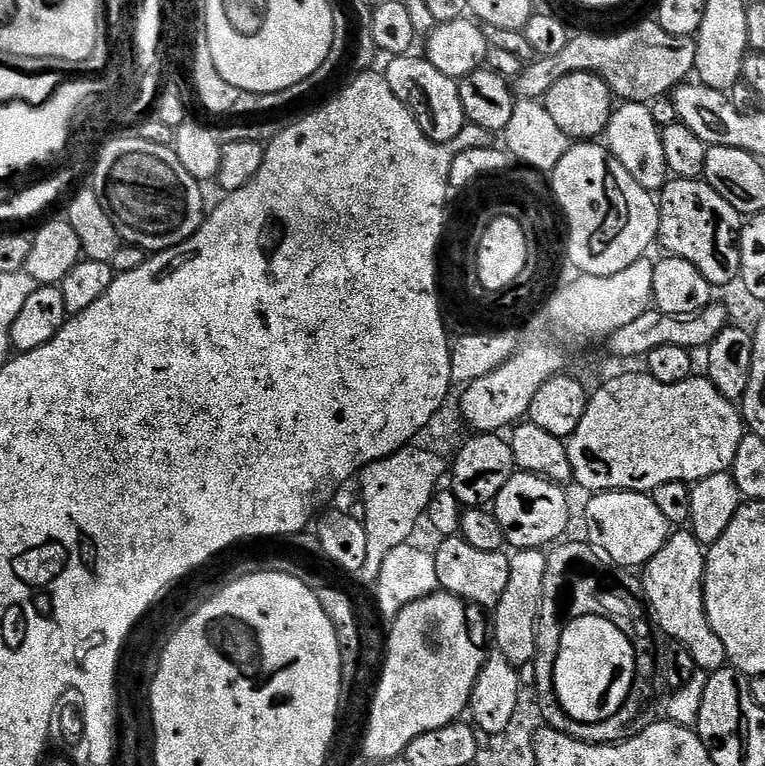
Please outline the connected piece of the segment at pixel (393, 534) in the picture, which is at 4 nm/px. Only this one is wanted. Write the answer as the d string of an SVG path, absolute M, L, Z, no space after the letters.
M405 447L384 460L375 460L359 473L360 492L366 508L363 522L368 535L369 549L387 554L399 544L413 539L415 522L422 513L425 500L429 500L441 487L440 479L445 479L446 464L434 451Z

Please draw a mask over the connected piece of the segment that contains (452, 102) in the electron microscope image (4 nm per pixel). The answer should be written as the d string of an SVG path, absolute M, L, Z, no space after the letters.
M416 55L394 56L382 79L386 87L398 98L398 102L412 111L428 140L433 140L435 144L451 145L452 140L458 139L464 128L466 129L459 83L442 74L442 71L423 55Z

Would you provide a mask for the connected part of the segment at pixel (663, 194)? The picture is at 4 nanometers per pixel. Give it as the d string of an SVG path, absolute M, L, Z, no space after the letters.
M679 178L669 179L668 183L660 189L658 193L658 203L660 206L660 234L659 243L664 243L664 252L682 258L686 262L694 265L704 277L708 279L709 284L719 286L719 284L728 284L731 280L735 281L740 275L740 229L742 227L742 214L738 210L734 210L734 206L730 206L730 202L726 202L726 198L722 198L722 194L718 194L718 190L714 190L708 185L707 180L697 178L694 180L681 180Z

